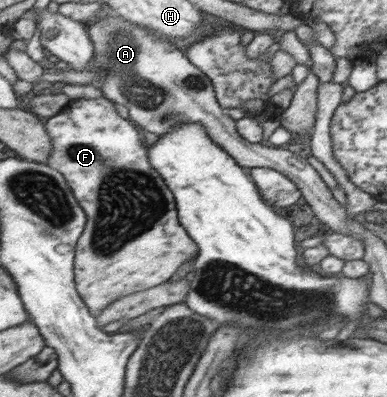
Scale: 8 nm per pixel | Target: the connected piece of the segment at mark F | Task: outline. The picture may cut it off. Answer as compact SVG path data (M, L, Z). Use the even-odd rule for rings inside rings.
M103 96L94 99L71 100L59 114L48 118L47 131L51 135L55 151L45 162L57 169L72 187L75 197L89 212L89 228L77 243L77 283L81 284L84 298L94 317L116 303L117 299L157 287L172 279L199 252L179 219L174 193L165 184L164 177L152 167L149 152L139 138L137 128L121 118L115 111L114 102Z

